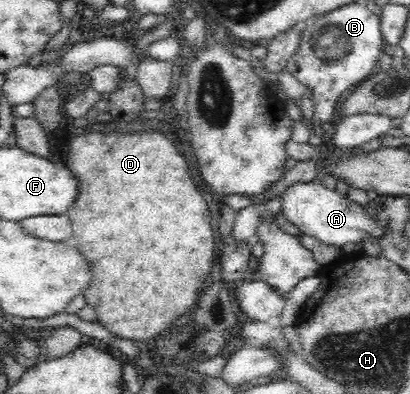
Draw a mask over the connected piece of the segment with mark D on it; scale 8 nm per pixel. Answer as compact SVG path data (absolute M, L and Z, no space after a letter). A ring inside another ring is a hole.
M143 131L133 134L89 132L72 138L68 147L67 164L71 173L77 177L79 189L74 206L68 214L73 228L72 236L65 239L64 243L68 247L77 248L80 254L91 264L93 278L84 290L86 304L93 306L97 313L96 320L111 334L121 339L133 340L140 346L148 348L158 336L161 336L178 320L179 316L183 316L191 310L191 306L197 300L197 290L201 288L201 284L211 273L215 259L214 247L217 246L217 243L213 241L215 236L213 236L207 202L193 183L193 179L188 176L188 163L183 155L177 152L173 143L159 131Z

